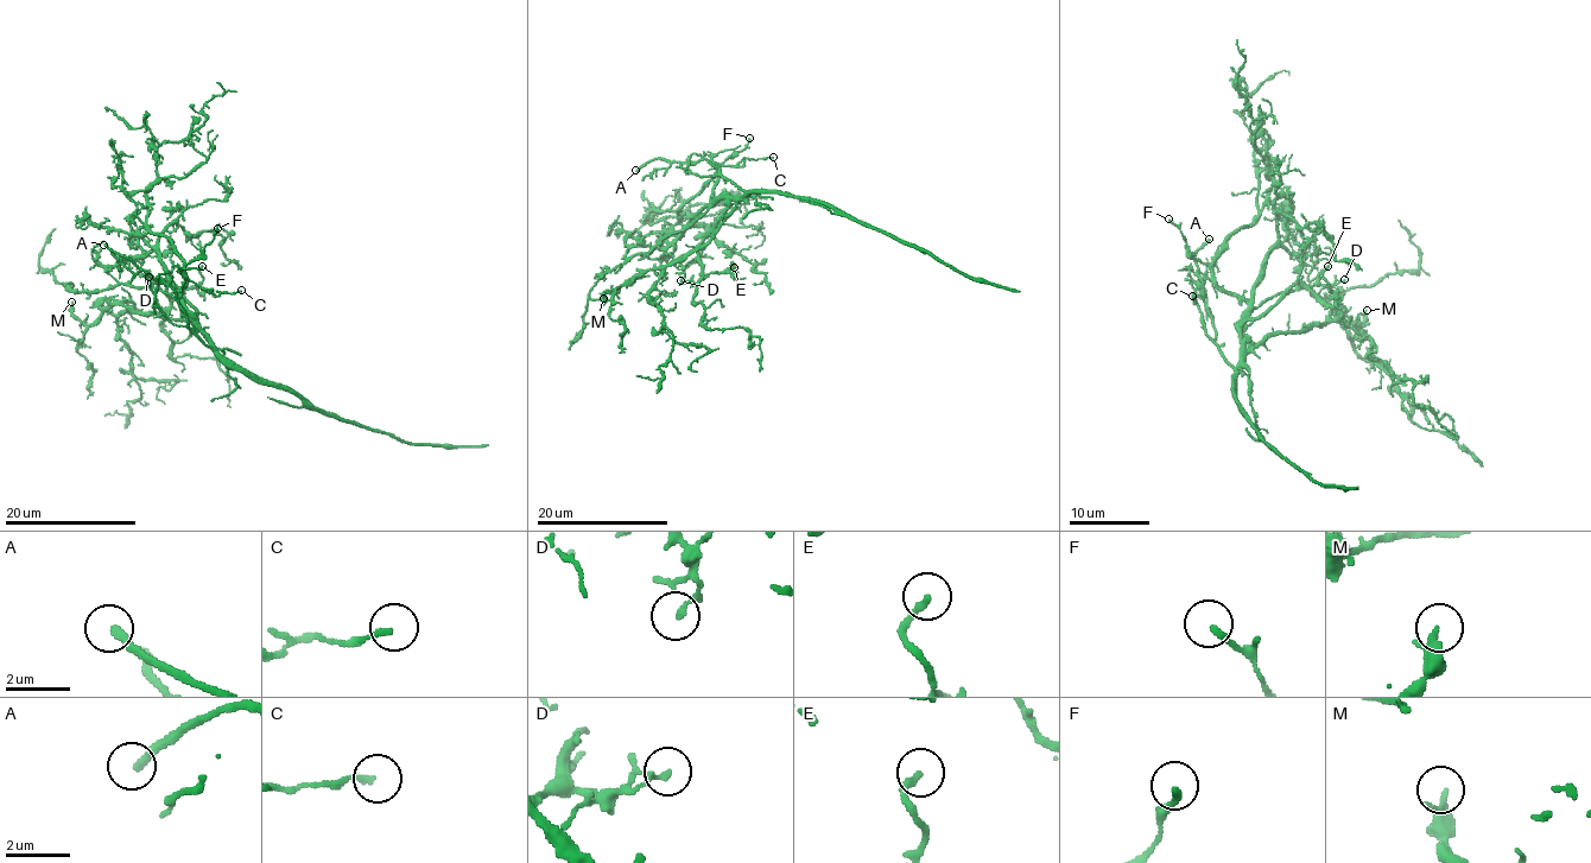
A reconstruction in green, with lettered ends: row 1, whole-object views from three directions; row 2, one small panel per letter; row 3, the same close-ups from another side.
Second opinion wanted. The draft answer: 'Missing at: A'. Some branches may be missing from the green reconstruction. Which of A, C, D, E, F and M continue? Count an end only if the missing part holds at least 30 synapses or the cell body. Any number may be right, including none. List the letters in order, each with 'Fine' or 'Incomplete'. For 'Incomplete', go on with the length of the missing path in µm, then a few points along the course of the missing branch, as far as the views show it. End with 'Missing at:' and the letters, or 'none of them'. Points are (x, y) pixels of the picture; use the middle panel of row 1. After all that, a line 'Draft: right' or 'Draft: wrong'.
A: Incomplete. Missing length about 25 µm. Course of what is missing: (635, 170), (632, 181), (588, 228), (570, 234), (562, 246), (553, 245)
C: Fine
D: Fine
E: Fine
F: Fine
M: Fine
Missing at: A
Draft: right

